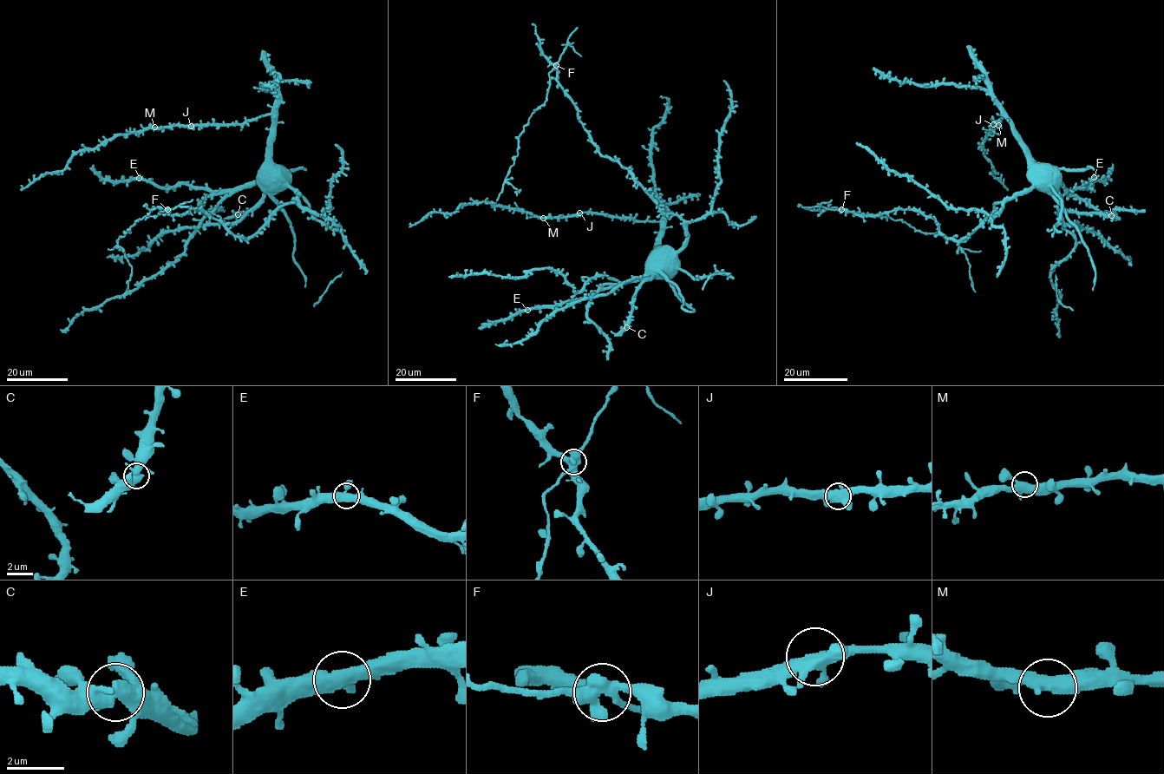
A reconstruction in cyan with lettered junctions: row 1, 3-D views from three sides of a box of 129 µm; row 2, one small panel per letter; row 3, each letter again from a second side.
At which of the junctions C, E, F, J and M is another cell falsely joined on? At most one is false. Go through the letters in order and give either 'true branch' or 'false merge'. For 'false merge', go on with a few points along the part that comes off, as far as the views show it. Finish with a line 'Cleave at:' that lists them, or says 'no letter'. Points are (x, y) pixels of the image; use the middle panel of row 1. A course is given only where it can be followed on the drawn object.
C: true branch
E: true branch
F: false merge; foreign part runs (555, 66), (548, 73), (546, 101), (532, 114), (519, 139), (518, 155), (506, 177), (520, 190), (516, 195)
J: true branch
M: true branch
Cleave at: F

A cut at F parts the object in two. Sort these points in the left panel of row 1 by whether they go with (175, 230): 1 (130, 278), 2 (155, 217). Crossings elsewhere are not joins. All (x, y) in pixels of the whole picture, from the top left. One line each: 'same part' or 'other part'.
1: other part
2: other part

